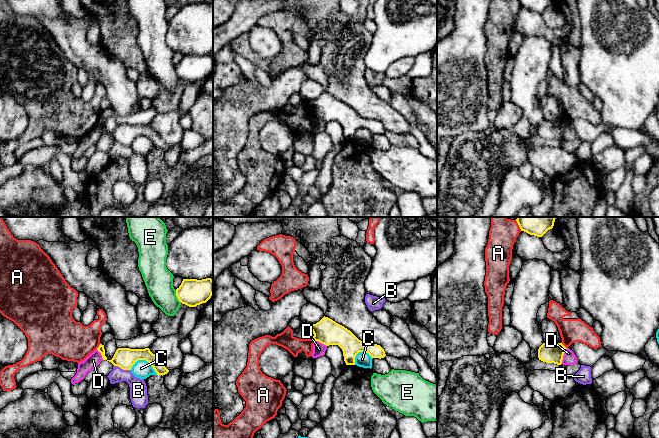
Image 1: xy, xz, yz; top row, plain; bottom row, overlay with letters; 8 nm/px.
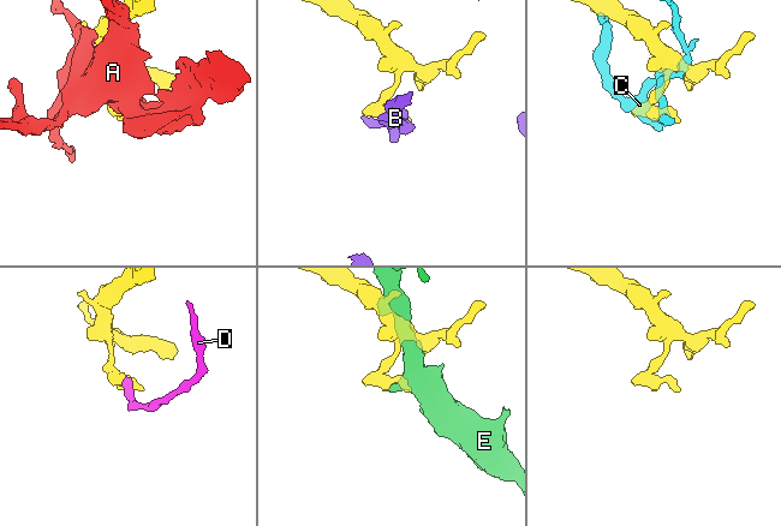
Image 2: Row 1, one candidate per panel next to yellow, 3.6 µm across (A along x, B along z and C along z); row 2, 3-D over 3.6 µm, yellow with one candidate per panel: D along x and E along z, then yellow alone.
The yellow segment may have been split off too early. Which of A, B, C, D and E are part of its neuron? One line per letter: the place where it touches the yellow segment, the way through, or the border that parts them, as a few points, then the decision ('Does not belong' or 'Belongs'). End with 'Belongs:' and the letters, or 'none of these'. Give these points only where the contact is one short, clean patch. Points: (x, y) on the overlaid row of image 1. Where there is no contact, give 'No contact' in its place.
A: Touches yellow at yz (563, 345). Does not belong
B: Touches yellow at xy (122, 368). Boundary: xy (114, 365), (130, 370). Does not belong
C: Touches yellow at xy (145, 359). Does not belong
D: Touches yellow at yz (563, 355). Boundary: yz (567, 348), (561, 363). Does not belong
E: Touches yellow at xy (176, 295). Does not belong
Belongs: none of these

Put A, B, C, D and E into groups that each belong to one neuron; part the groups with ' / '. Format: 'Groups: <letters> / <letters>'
Groups: A / B / C / D E

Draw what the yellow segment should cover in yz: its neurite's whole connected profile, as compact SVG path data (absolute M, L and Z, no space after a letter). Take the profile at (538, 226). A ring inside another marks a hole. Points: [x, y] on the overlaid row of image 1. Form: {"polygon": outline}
{"polygon": "M517 217L516 221L521 231L542 237L553 228L555 219L556 217Z"}

